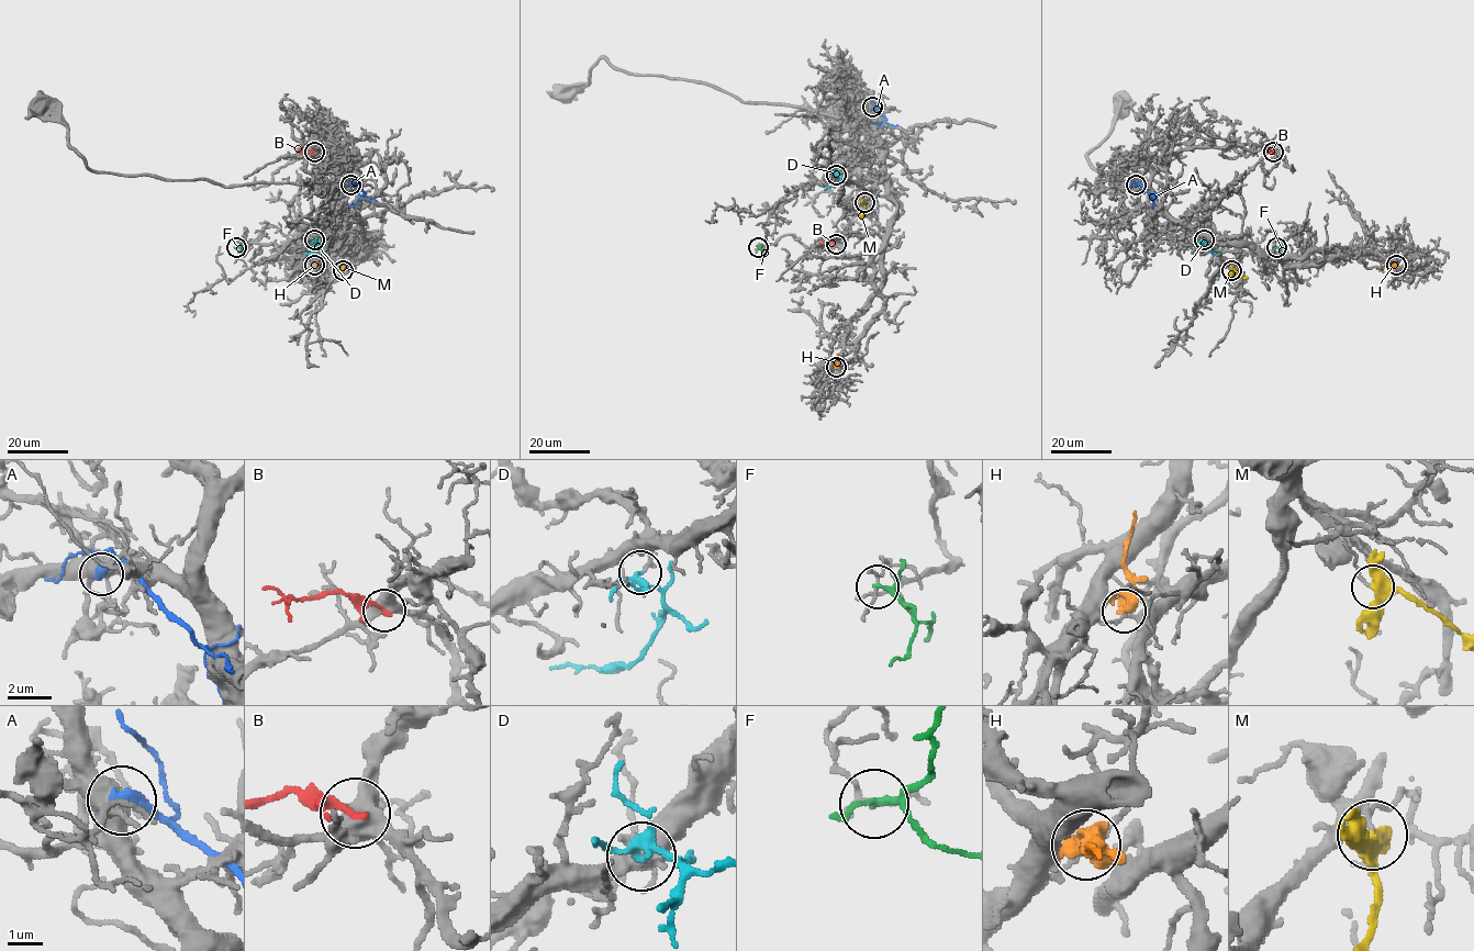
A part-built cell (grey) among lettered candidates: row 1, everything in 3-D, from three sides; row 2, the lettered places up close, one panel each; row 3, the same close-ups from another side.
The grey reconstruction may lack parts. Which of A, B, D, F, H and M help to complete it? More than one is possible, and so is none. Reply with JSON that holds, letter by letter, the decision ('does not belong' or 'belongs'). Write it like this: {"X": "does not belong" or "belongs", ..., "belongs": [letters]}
{"A": "does not belong", "B": "belongs", "D": "does not belong", "F": "does not belong", "H": "does not belong", "M": "does not belong", "belongs": ["B"]}

